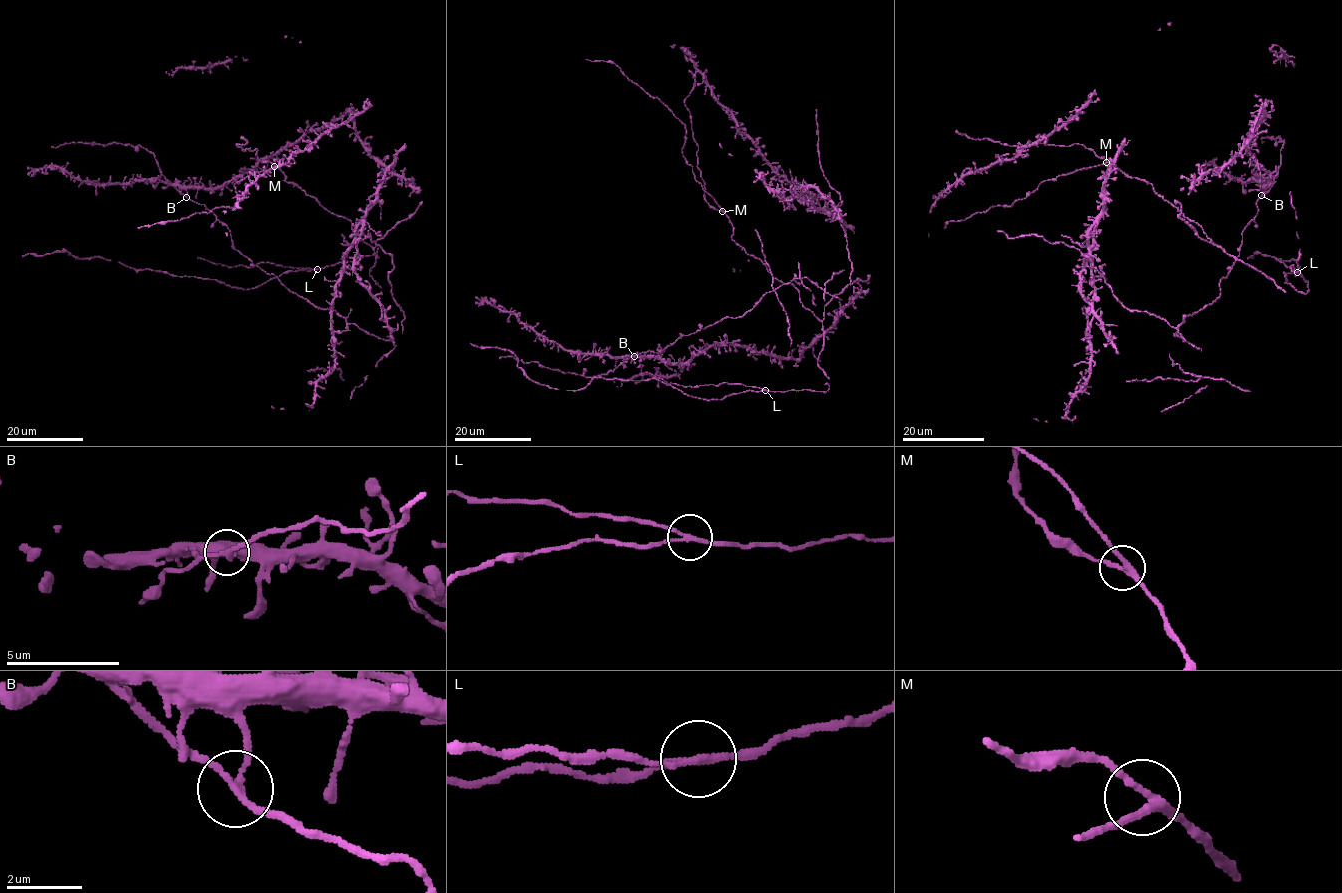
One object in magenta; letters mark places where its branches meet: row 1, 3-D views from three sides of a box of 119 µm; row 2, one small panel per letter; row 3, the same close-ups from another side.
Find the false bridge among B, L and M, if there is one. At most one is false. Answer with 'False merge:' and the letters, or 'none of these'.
False merge: L

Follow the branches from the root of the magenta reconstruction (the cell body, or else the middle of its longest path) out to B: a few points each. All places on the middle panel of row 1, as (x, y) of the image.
B: (780, 356), (753, 354), (745, 347), (730, 343), (709, 346), (682, 363), (634, 356)

